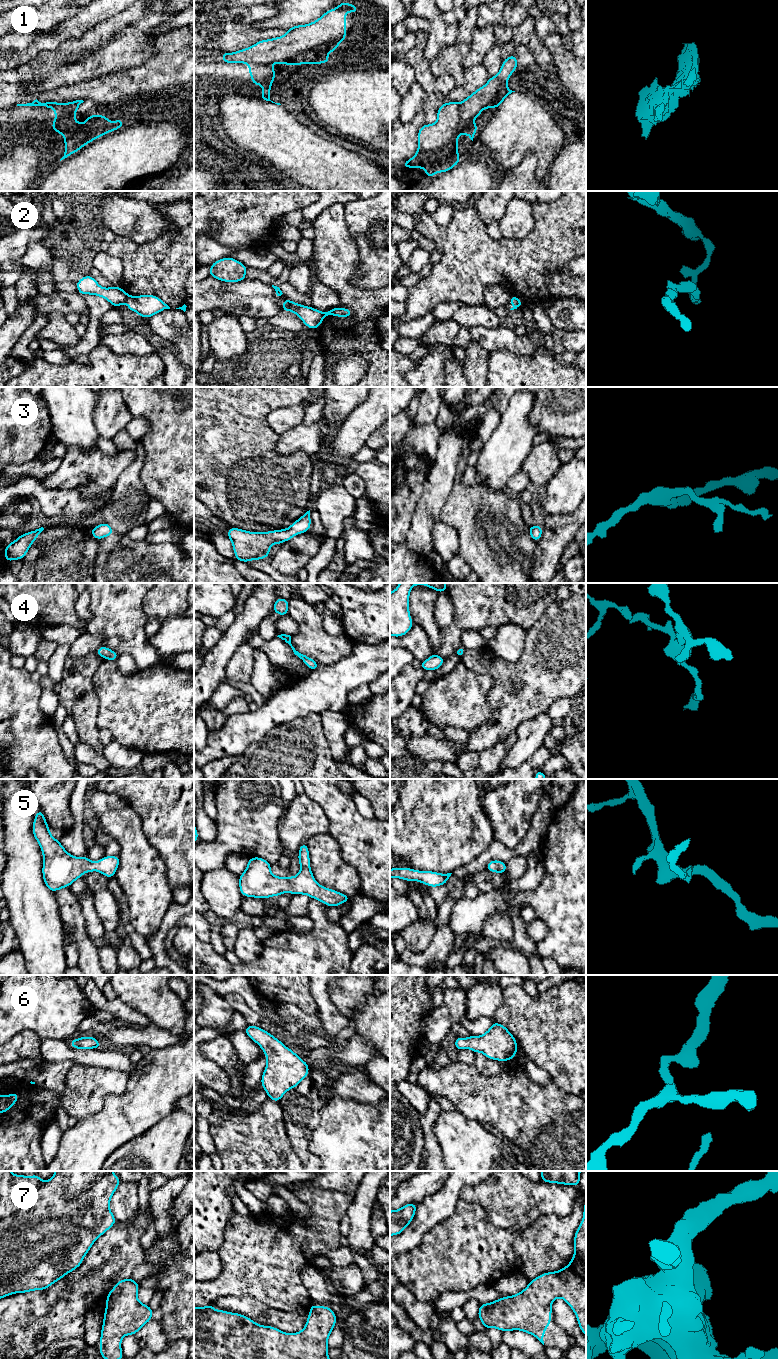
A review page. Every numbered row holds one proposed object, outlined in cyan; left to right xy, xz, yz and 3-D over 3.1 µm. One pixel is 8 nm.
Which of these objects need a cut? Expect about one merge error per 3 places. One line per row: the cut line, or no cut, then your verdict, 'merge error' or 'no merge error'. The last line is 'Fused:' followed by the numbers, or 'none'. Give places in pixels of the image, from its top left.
1: cut xy (74, 113), (71, 114), (65, 110), (61, 116), (55, 117); merge error
2: cut xy (128, 295), (125, 301); merge error
3: cut none; no merge error
4: cut none; no merge error
5: cut none; no merge error
6: cut none; no merge error
7: cut none; no merge error
Fused: 1, 2

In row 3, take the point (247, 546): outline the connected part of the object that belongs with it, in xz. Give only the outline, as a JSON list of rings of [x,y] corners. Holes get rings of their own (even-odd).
[[[310,510],[294,521],[287,529],[267,532],[249,532],[230,527],[227,536],[232,542],[235,560],[247,563],[252,560],[266,559],[273,544],[282,544],[295,535],[308,532],[311,527]]]

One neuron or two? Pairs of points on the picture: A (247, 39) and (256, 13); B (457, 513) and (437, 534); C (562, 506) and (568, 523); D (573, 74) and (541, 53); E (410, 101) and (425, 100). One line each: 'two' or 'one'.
A: one
B: two
C: two
D: two
E: one

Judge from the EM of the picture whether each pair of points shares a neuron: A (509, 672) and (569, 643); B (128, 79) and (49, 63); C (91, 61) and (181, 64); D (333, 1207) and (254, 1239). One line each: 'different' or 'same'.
A: same
B: different
C: different
D: same

